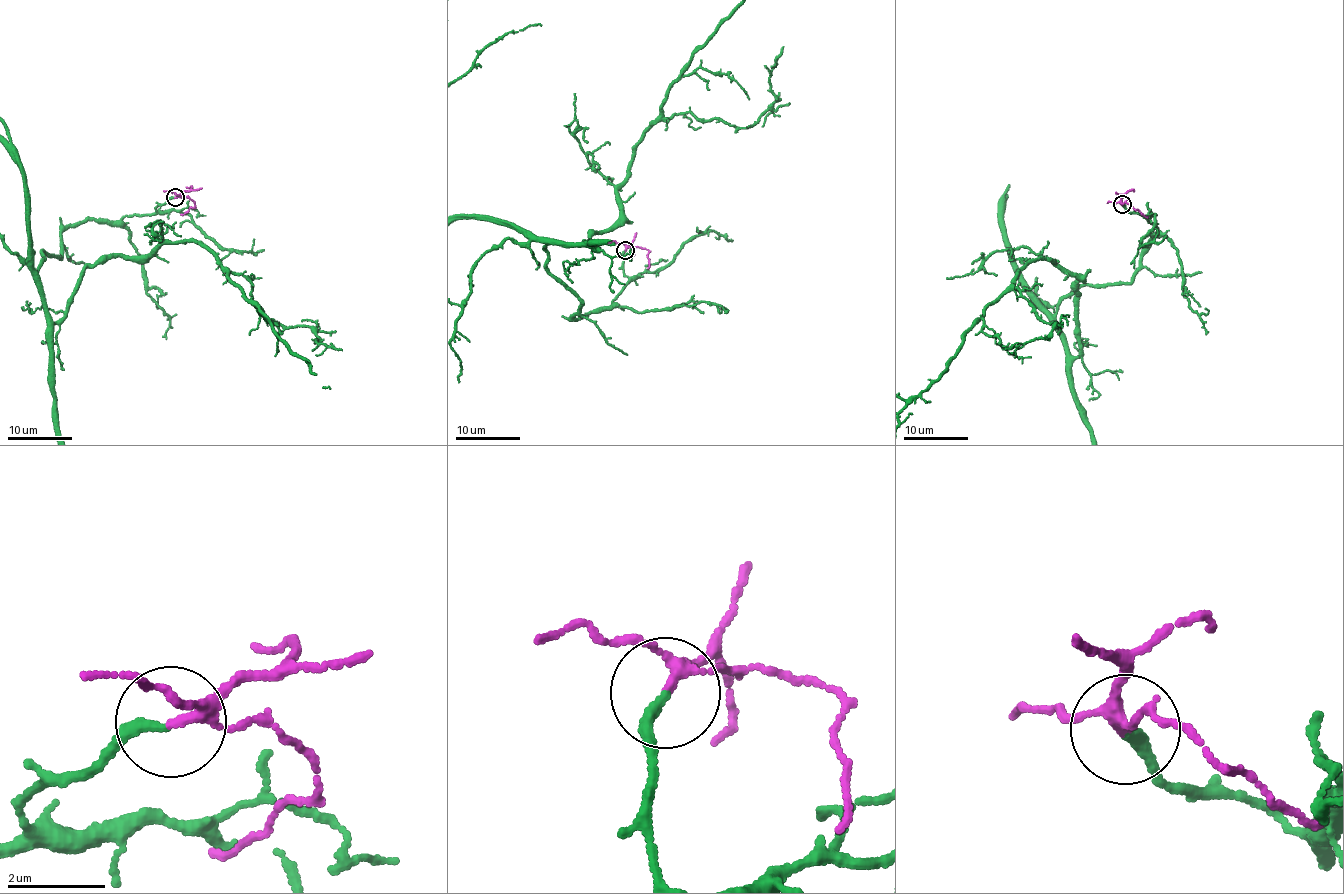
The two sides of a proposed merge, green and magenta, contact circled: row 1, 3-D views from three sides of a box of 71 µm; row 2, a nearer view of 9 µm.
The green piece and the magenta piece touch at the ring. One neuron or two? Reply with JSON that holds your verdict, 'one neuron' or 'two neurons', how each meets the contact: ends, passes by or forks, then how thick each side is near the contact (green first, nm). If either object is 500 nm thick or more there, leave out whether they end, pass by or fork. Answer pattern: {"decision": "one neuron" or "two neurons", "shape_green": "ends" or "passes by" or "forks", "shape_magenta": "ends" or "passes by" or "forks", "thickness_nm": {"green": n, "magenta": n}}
{"decision": "one neuron", "shape_green": "ends", "shape_magenta": "forks", "thickness_nm": {"green": 200, "magenta": 160}}

